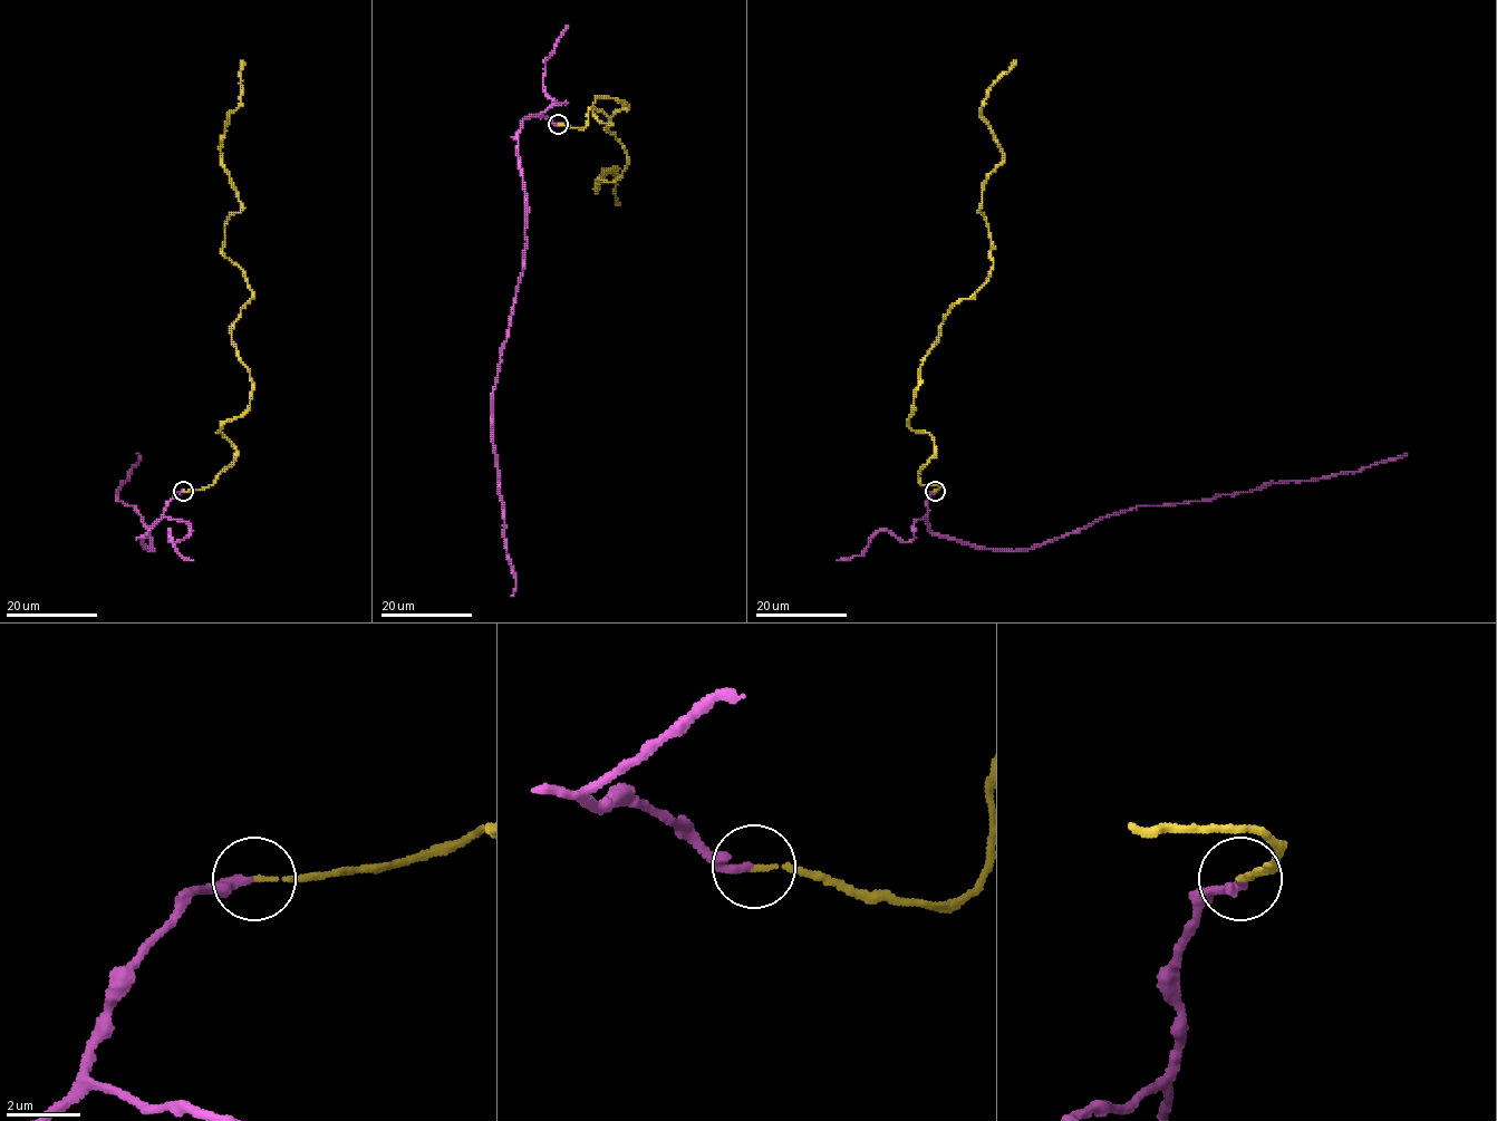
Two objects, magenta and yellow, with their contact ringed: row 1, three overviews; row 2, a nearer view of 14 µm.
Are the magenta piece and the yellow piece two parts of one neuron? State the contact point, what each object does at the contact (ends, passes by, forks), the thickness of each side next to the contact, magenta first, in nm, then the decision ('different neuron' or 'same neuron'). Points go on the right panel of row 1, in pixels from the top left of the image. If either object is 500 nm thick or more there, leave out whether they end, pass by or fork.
at (935, 491); magenta ends there; yellow ends there; 240 nm thick on the magenta side, 130 nm on the other; same neuron

